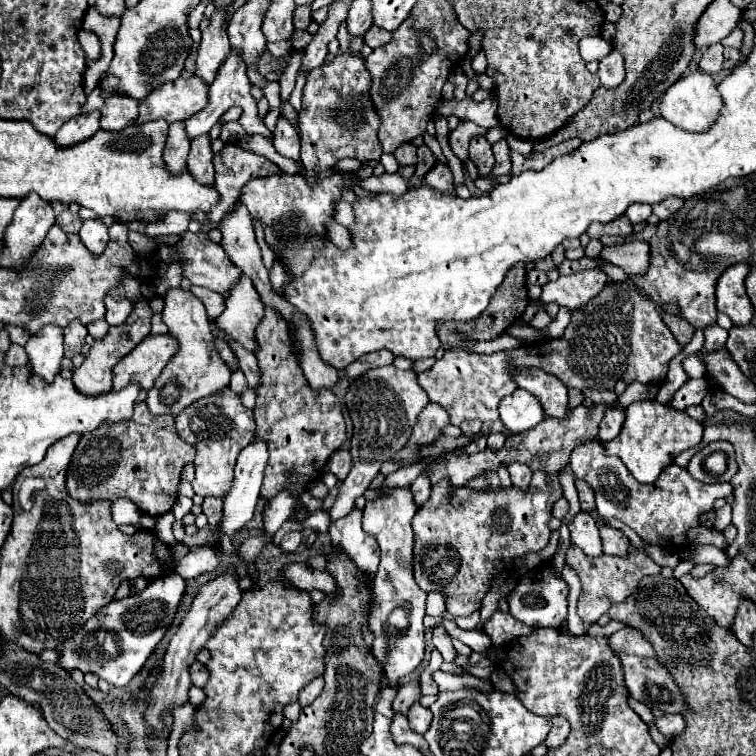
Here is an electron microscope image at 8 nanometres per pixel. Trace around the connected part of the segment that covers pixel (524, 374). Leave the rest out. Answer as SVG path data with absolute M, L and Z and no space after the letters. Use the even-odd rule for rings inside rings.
M537 368L537 370L515 372L515 382L519 384L519 388L539 398L547 418L557 418L557 420L569 418L569 396L567 388L563 386L563 382L559 382L559 378Z

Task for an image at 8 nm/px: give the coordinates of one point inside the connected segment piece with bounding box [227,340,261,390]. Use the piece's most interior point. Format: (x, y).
(248, 360)

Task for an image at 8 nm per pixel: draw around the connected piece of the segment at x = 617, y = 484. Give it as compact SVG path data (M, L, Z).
M597 440L575 448L569 466L577 480L585 480L593 488L597 512L603 518L621 520L623 524L633 528L639 538L645 538L645 542L661 548L669 548L673 546L673 542L687 542L687 532L699 526L699 518L705 512L713 510L713 502L717 498L733 494L733 486L729 482L703 484L691 478L691 474L677 464L667 466L657 482L639 484L625 470L623 462L617 456L603 454L603 448Z

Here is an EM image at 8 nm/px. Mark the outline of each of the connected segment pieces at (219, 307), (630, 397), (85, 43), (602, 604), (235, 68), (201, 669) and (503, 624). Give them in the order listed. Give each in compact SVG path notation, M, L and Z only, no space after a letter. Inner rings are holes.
M191 286L191 292L205 304L209 318L215 320L215 318L219 318L221 312L225 310L225 298L223 298L221 294L211 292L211 290L207 290L207 288L201 288L201 286Z
M629 384L629 386L627 386L627 390L625 390L625 394L621 394L621 396L619 396L617 406L619 406L619 408L625 408L625 406L629 406L629 404L631 404L631 402L635 402L635 400L655 398L655 394L657 394L657 388L655 388L655 386Z
M79 30L77 34L85 54L87 54L87 60L97 60L99 54L101 54L101 48L99 48L99 42L97 42L97 36L93 32L87 32L87 30Z
M572 544L567 551L565 562L577 570L577 574L583 582L583 592L579 596L577 614L583 618L585 626L595 624L599 620L599 616L609 610L609 606L623 602L637 588L637 584L643 576L661 572L661 566L657 566L645 552L635 550L635 548L631 548L631 554L627 554L627 558L603 554L595 560L595 558L587 558L577 546Z
M231 52L229 58L227 58L227 62L223 62L223 70L219 70L219 78L215 78L215 82L209 86L207 106L205 106L199 114L193 114L193 116L187 120L187 134L189 134L189 138L195 138L195 136L199 136L199 134L209 132L211 126L213 126L231 106L241 106L241 108L247 112L247 126L249 126L247 130L255 128L255 132L265 134L265 132L267 132L267 130L265 130L265 124L263 124L263 120L261 120L259 114L257 114L257 102L255 102L255 98L251 96L249 88L251 88L251 82L249 82L247 74L245 74L245 66L243 66L243 62L239 60L239 56L237 56L235 52Z
M195 662L193 666L191 666L191 680L193 680L193 684L195 686L199 686L199 688L203 688L205 684L207 684L207 680L209 680L209 672L205 670L205 666L203 664L199 664L199 662Z
M497 610L491 618L487 618L483 622L483 632L491 638L493 646L501 646L511 642L513 638L517 638L519 634L529 634L533 628L511 618L509 612L501 612Z

